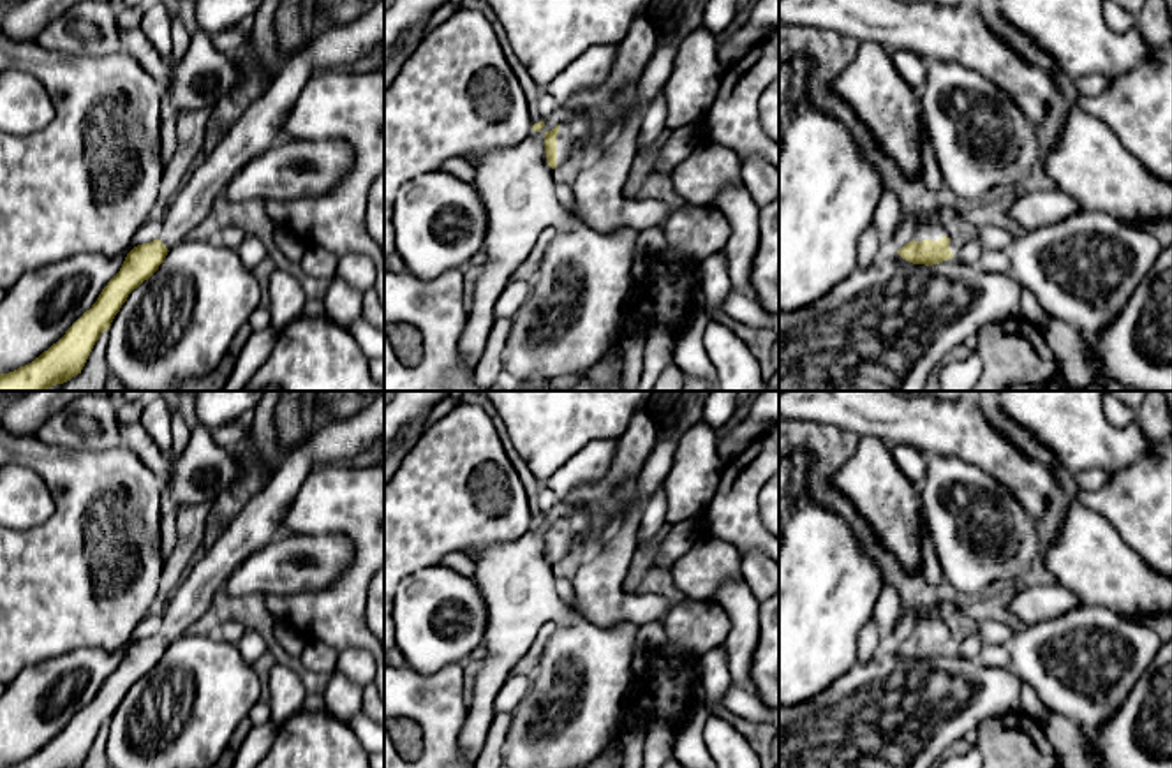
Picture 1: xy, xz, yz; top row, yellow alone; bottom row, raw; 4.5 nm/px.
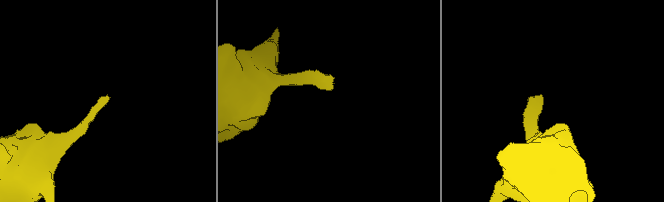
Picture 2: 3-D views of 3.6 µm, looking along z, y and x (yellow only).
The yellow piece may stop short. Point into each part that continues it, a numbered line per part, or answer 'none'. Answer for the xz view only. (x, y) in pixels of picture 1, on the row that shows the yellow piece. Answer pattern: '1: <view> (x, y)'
1: xz (566, 134)

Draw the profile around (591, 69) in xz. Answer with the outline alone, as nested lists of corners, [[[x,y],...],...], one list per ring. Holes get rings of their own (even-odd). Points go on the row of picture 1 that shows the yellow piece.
[[[601,44],[578,56],[564,72],[553,78],[541,92],[552,93],[560,107],[545,120],[541,132],[550,132],[557,125],[573,123],[578,113],[569,109],[566,102],[578,92],[603,85],[615,63],[617,46]]]

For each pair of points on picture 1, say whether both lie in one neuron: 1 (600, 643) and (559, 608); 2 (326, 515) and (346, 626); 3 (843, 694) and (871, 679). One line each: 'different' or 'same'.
1: different
2: same
3: same

